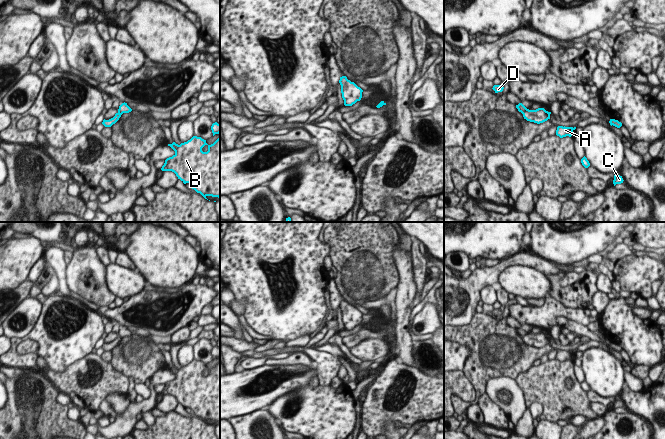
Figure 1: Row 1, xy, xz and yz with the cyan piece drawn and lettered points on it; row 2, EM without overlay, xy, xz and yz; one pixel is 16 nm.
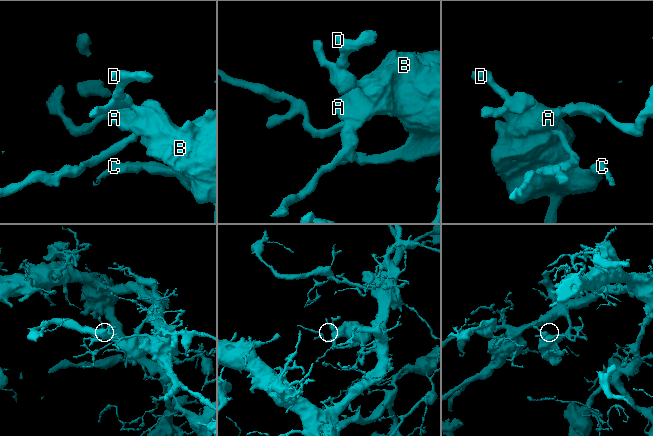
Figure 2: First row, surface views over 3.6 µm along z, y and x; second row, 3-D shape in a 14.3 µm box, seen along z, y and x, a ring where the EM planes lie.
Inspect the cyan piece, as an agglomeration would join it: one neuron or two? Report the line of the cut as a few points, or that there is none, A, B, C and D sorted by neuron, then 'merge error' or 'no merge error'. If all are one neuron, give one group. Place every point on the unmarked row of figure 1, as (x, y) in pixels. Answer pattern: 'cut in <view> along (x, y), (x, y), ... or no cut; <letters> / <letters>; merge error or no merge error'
cut in yz along (527, 333), (522, 337); A B C / D; merge error

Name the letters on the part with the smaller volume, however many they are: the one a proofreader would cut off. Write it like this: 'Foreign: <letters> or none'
Foreign: D

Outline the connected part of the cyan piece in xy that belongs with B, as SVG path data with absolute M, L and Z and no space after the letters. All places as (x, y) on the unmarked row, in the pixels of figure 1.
M217 346L211 350L213 360L219 359L219 362L211 369L201 361L193 360L187 366L180 369L173 366L168 368L175 378L165 384L162 395L172 395L184 408L189 407L197 417L200 417L205 423L207 420L220 422L220 348Z

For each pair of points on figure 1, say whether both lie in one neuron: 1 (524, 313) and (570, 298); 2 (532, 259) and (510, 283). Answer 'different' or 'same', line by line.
1: different
2: different

